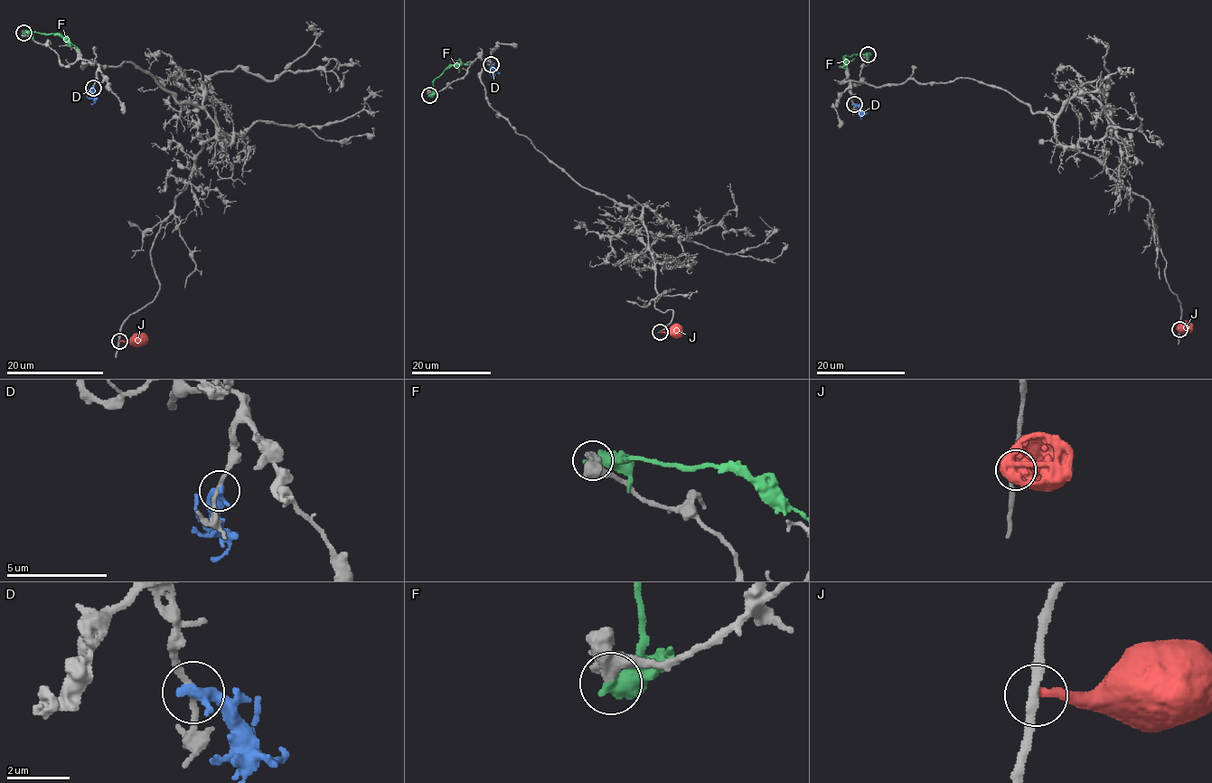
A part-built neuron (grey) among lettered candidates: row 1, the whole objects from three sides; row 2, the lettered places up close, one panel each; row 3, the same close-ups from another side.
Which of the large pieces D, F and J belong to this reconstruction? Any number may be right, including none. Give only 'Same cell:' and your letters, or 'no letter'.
Same cell: no letter

